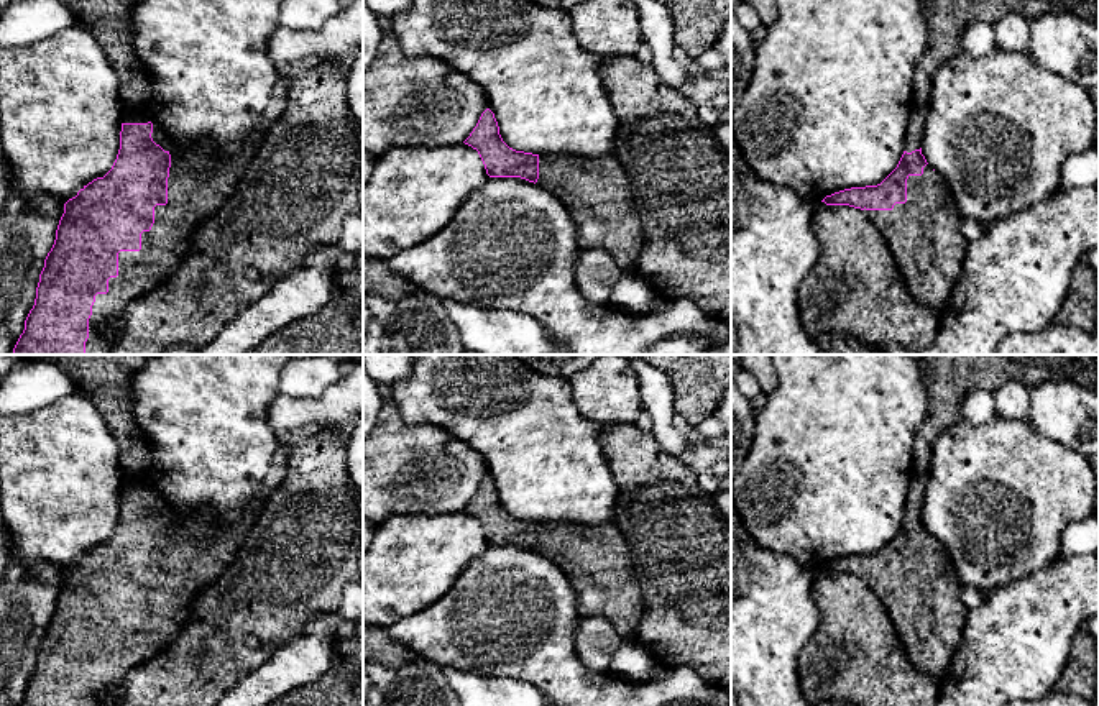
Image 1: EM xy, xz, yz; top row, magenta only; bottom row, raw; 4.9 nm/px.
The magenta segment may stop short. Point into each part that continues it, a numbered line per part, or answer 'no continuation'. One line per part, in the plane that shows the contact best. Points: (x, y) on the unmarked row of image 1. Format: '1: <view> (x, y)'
1: xy (199, 549)

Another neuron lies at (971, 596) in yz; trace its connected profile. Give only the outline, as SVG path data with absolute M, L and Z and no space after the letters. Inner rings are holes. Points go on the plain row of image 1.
M963 586L961 599L964 606L971 611L971 609L979 607L984 603L986 593L976 586Z

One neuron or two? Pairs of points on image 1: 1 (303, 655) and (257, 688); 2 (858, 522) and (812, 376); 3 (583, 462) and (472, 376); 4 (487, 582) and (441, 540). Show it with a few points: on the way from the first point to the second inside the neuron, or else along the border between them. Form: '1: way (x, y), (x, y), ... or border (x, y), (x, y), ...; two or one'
1: way (291, 665), (268, 682); one
2: way (836, 486), (835, 412); one
3: way (556, 460), (500, 404); one
4: border (488, 544), (465, 567), (444, 596); two

